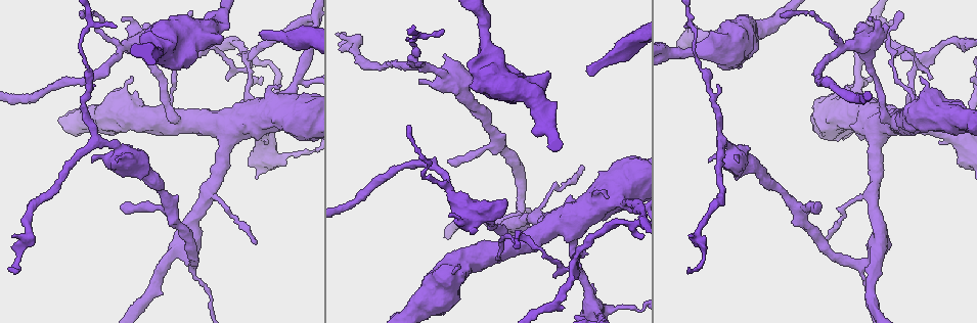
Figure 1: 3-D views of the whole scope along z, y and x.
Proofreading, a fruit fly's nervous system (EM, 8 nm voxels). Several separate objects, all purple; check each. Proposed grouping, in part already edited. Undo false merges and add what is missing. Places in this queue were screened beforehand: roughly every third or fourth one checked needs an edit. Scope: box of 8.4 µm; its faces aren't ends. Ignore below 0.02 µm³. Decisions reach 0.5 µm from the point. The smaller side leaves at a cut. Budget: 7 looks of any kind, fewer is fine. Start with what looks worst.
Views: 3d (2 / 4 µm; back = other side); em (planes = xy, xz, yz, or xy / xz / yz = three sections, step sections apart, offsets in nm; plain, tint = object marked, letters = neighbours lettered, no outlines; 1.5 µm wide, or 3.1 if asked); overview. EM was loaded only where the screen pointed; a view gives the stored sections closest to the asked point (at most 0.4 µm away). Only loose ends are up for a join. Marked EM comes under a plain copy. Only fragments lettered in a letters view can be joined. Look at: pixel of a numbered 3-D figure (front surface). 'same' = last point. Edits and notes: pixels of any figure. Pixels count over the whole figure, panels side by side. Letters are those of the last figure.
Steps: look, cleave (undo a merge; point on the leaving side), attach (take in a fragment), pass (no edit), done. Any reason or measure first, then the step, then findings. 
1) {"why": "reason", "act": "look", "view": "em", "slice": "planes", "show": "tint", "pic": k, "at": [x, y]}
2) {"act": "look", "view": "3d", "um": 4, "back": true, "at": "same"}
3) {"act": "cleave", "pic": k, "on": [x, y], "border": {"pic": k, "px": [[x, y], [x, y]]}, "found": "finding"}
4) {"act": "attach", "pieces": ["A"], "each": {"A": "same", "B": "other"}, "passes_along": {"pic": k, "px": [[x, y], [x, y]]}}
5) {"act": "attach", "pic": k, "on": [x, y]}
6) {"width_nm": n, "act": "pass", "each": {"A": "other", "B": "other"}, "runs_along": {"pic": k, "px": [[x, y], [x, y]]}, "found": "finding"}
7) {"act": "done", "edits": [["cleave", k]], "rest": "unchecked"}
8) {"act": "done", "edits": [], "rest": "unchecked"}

{"why": "an open end", "act": "look", "view": "3d", "um": 2, "pic": 1, "at": [264, 32]}

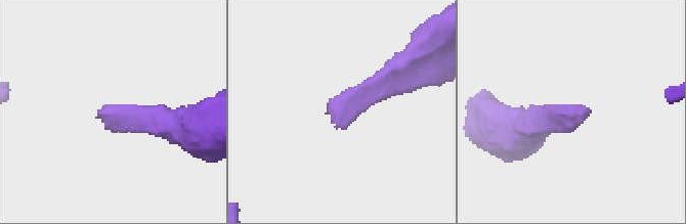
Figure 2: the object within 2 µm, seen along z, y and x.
{"why": "shape alone is not enough", "act": "look", "view": "em", "slice": "xz", "step": 8, "show": "tint", "pic": 2, "at": [107, 106]}

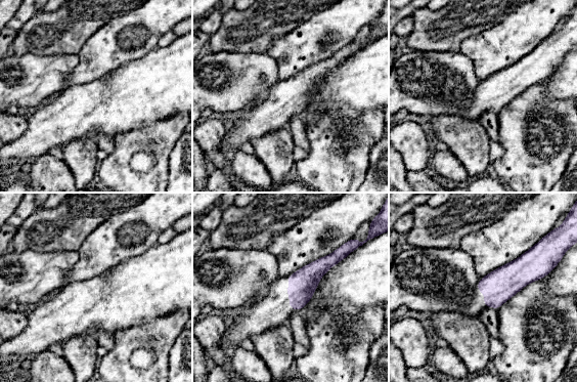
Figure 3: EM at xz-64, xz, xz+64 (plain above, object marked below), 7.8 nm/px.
{"act": "look", "view": "em", "slice": "yz", "step": 8, "show": "letters", "at": "same"}

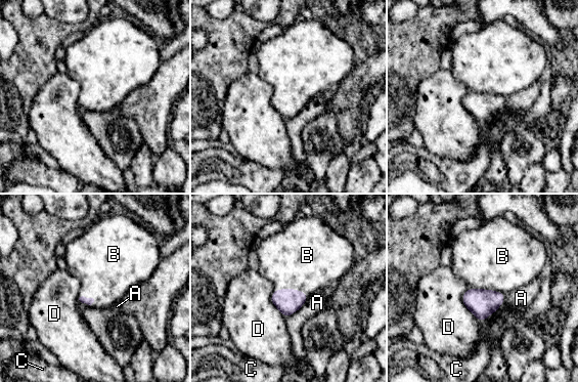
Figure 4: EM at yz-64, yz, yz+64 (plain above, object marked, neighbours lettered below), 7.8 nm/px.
{"act": "attach", "pieces": ["B"], "each": {"A": "other", "B": "same", "C": "other", "D": "other"}, "found": "the cell continues"}

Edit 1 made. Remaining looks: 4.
{"act": "look", "view": "overview"}

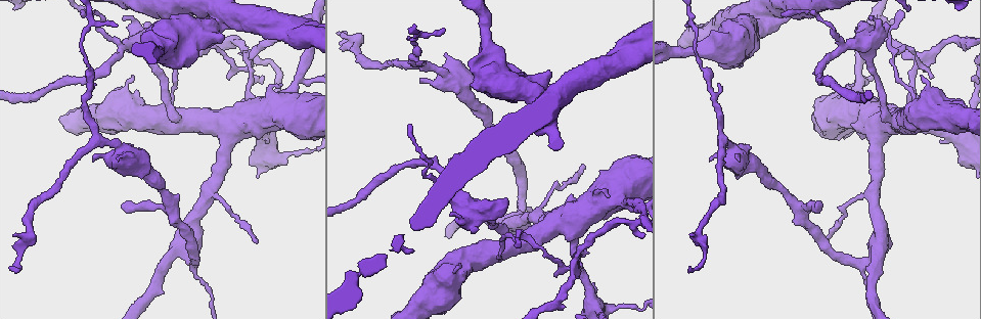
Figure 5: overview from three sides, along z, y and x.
{"why": "an open end", "act": "look", "view": "3d", "um": 4, "pic": 5, "at": [854, 32]}

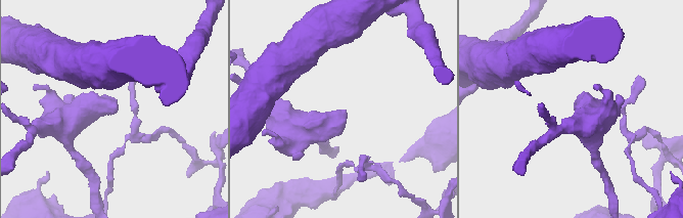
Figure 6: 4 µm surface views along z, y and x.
{"act": "look", "view": "em", "slice": "yz", "step": 4, "show": "tint", "pic": 6, "at": [117, 109]}

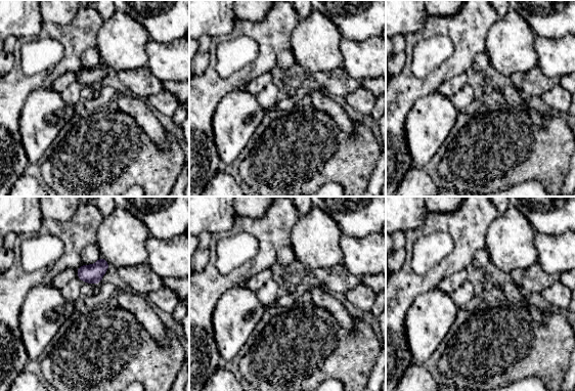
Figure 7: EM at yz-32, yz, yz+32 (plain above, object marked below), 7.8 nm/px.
{"why": "see the neighbours", "act": "look", "view": "em", "slice": "yz", "step": 4, "show": "letters", "at": "same"}

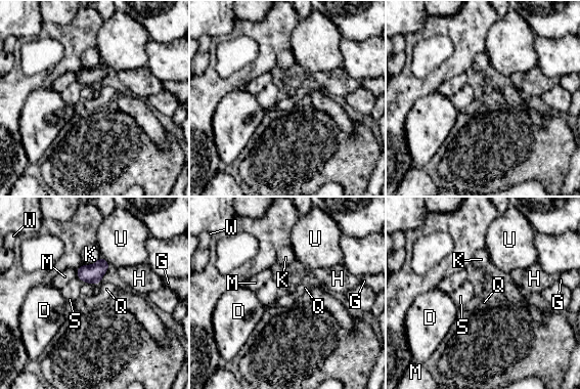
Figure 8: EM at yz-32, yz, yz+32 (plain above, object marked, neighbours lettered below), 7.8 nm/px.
{"act": "pass", "each": {"D": "other", "G": "other", "H": "other", "K": "other", "M": "other", "Q": "other", "S": "other", "U": "other", "W": "other"}, "border": {"pic": 8, "px": [[77, 276], [83, 282]]}, "found": "none of them fits"}

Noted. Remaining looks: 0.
{"act": "done", "edits": [["attach", 4]], "rest": "unchecked"}

